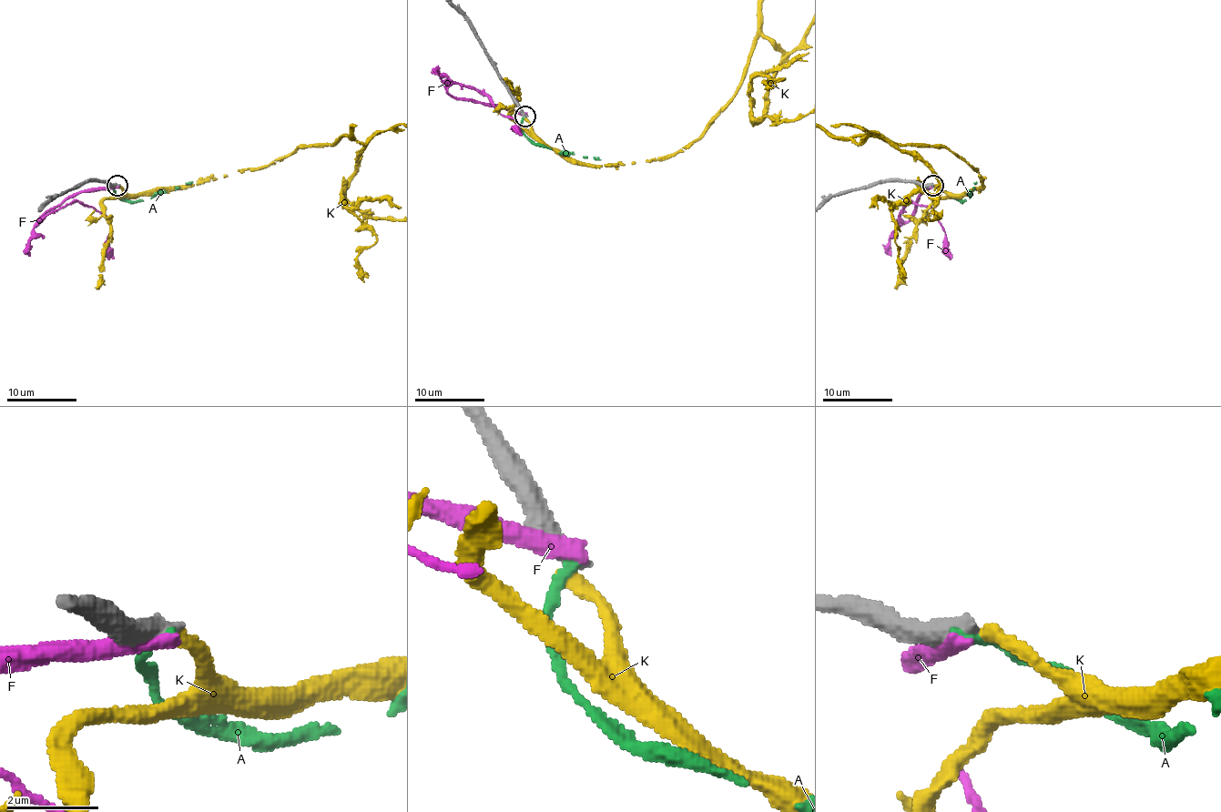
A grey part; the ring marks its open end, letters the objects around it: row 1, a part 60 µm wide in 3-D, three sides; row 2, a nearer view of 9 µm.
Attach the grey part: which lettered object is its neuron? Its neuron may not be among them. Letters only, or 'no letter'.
no letter

